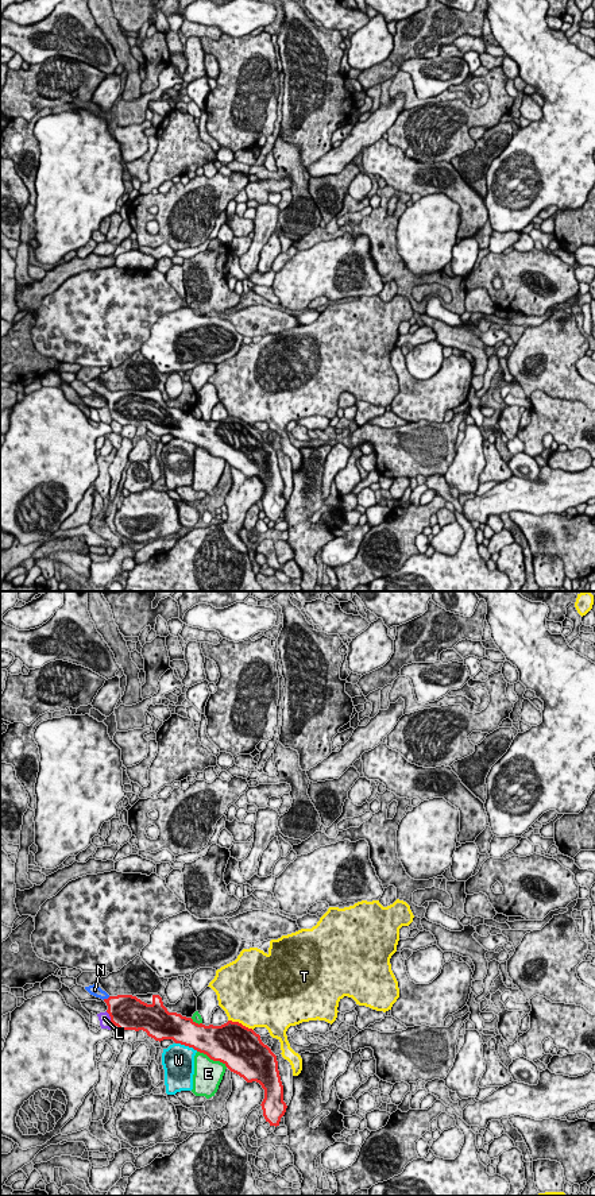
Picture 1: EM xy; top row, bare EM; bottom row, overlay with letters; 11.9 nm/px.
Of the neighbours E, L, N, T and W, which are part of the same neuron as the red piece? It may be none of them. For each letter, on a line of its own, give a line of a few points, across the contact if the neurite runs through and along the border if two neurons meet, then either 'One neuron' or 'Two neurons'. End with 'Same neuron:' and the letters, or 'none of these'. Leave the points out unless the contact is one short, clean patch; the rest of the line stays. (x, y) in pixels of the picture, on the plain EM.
E: Two neurons
L: Two neurons
N: Line: xy (123, 405), (105, 394), (95, 385). One neuron
T: Two neurons
W: Two neurons
Same neuron: N

